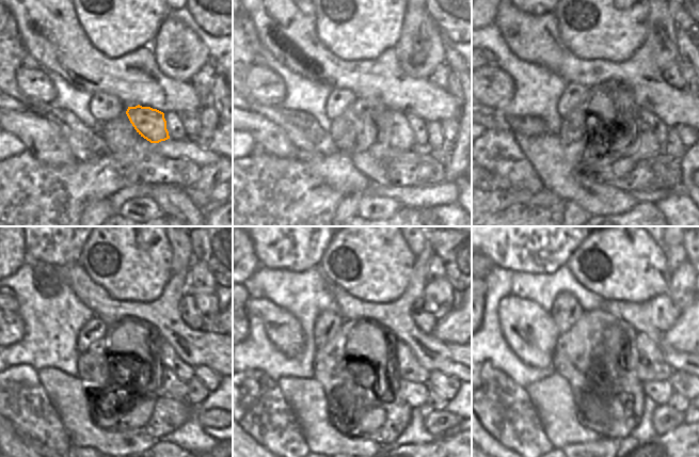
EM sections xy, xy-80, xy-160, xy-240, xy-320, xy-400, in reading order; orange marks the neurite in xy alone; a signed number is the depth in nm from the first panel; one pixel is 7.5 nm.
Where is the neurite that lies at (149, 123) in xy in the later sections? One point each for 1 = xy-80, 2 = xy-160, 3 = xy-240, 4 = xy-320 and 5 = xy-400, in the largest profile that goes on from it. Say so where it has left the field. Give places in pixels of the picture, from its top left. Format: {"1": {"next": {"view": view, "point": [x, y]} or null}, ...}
{"1": {"next": {"view": "xy-80", "point": [402, 138]}}, "2": {"next": {"view": "xy-160", "point": [647, 144]}}, "3": {"next": {"view": "xy-240", "point": [172, 387]}}, "4": {"next": {"view": "xy-320", "point": [415, 393]}}, "5": {"next": {"view": "xy-400", "point": [661, 392]}}}

